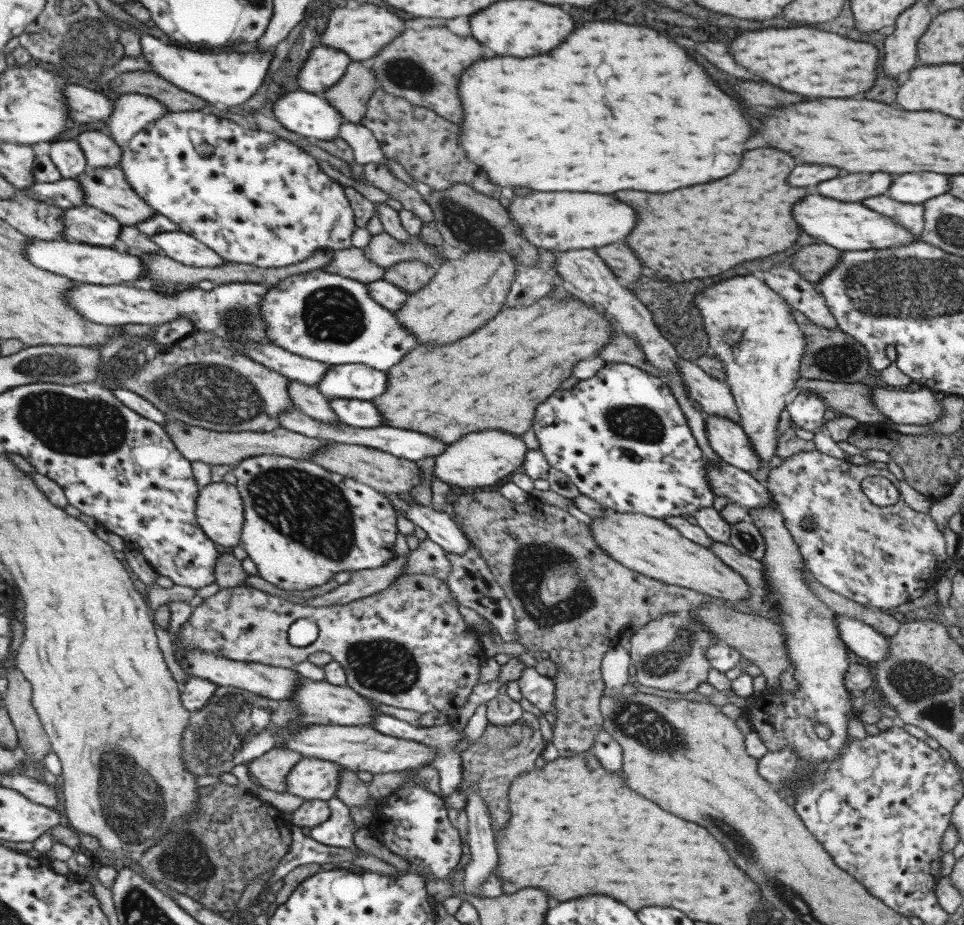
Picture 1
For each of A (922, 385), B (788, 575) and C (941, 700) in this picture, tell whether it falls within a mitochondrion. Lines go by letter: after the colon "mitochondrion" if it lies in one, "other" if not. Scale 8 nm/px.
A: other
B: other
C: mitochondrion

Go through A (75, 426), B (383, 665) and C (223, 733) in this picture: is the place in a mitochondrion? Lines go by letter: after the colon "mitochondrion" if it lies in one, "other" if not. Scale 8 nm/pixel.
A: mitochondrion
B: mitochondrion
C: mitochondrion

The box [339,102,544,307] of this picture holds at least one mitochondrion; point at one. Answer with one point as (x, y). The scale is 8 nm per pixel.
(470, 228)

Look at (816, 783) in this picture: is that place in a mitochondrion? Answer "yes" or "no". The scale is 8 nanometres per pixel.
yes

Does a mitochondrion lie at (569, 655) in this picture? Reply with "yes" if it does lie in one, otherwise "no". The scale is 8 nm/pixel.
no

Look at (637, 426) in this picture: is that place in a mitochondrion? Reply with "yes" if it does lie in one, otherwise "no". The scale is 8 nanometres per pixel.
yes

